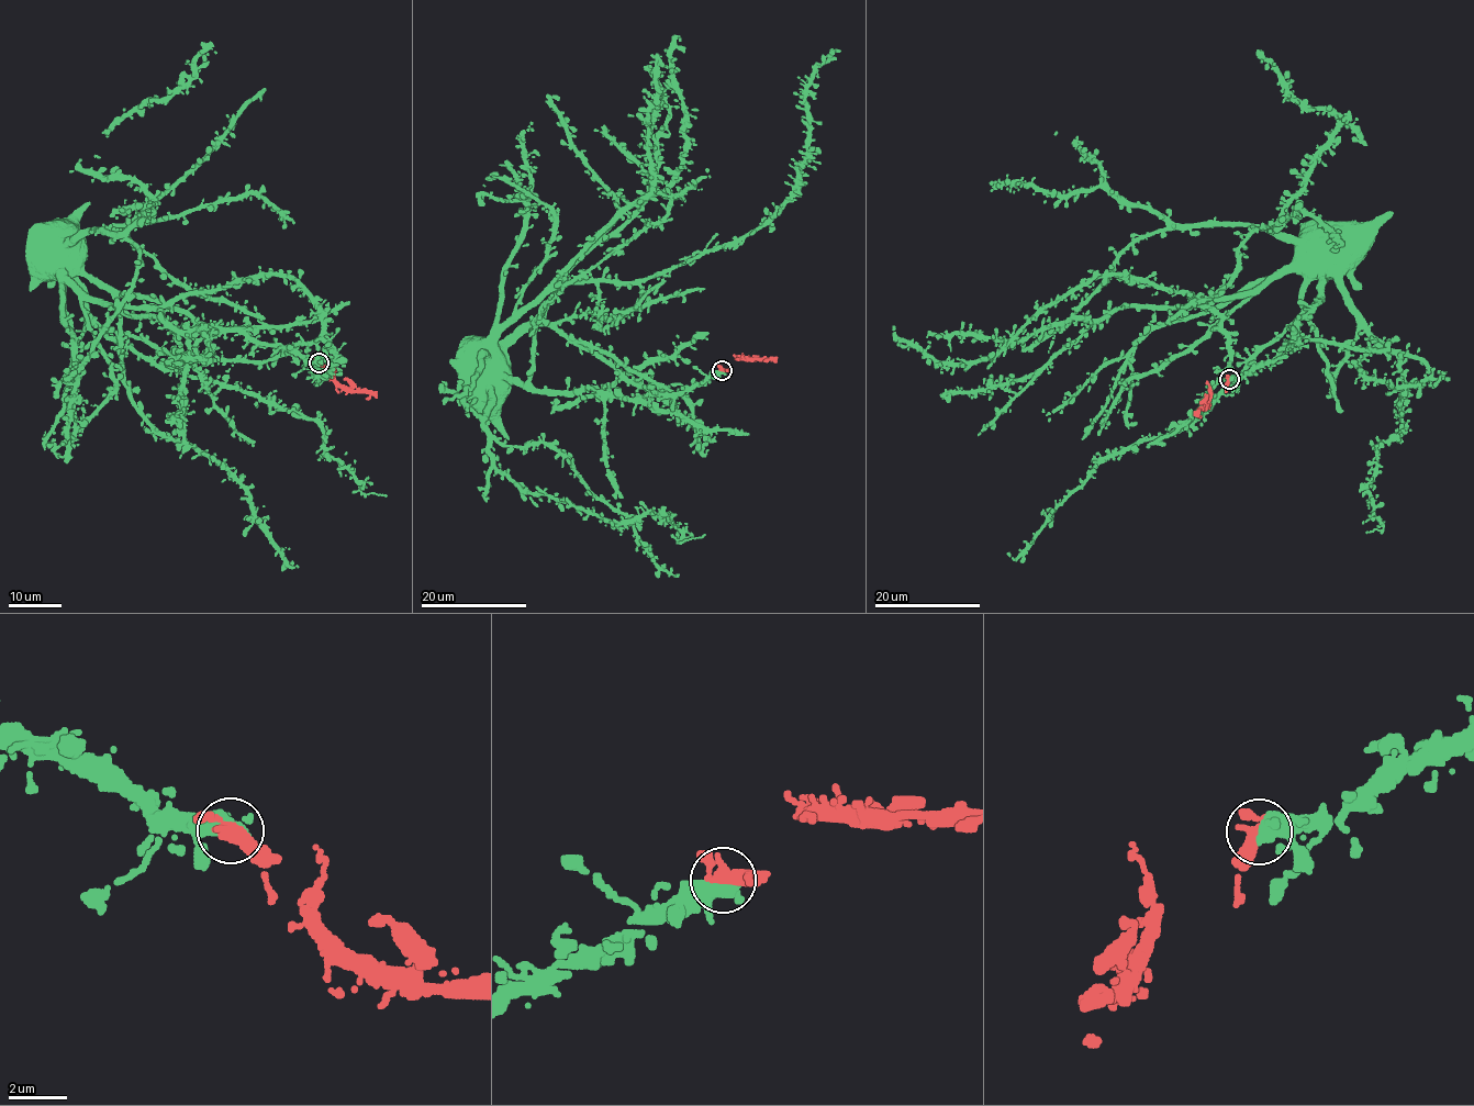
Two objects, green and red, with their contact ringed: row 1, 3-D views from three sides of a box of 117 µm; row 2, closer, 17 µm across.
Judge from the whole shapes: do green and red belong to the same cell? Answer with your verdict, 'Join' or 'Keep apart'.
Join

